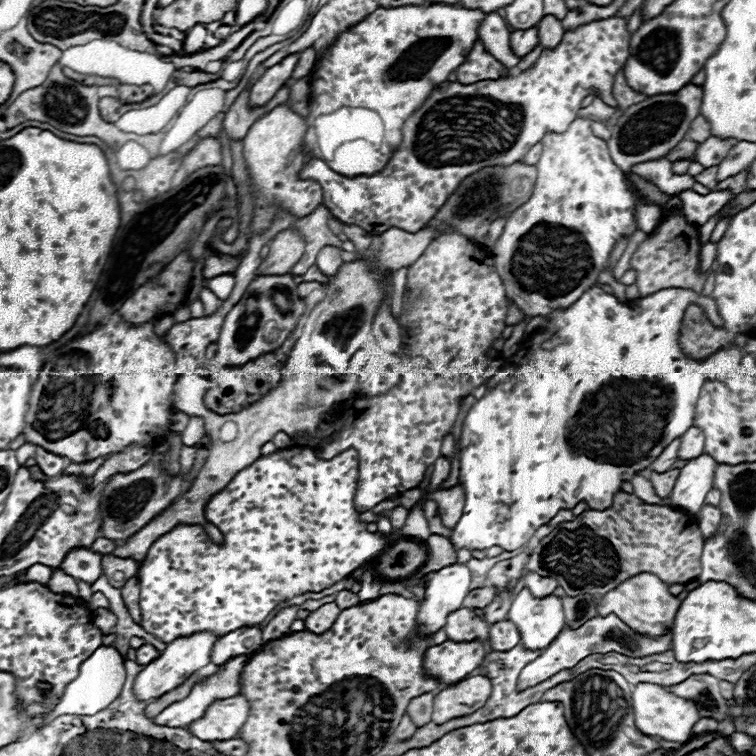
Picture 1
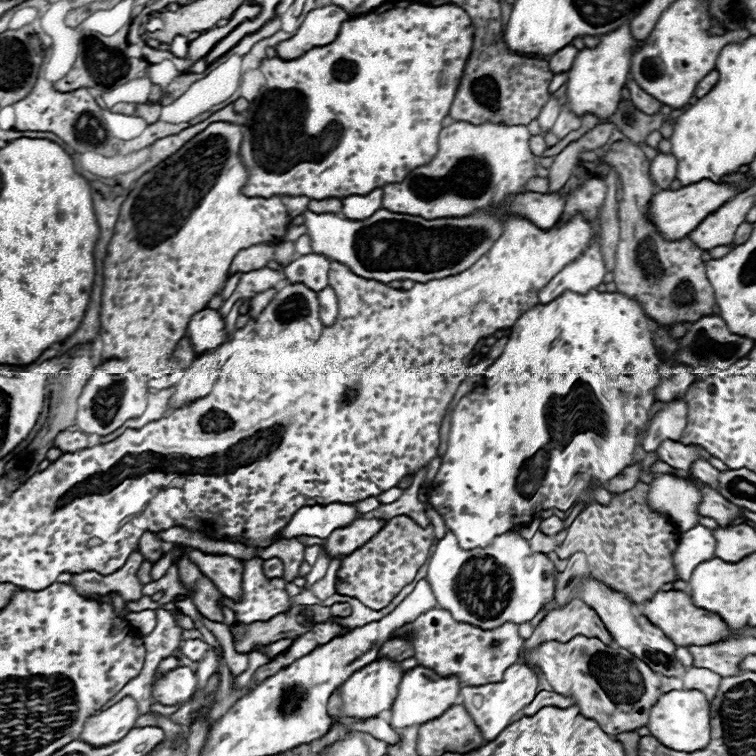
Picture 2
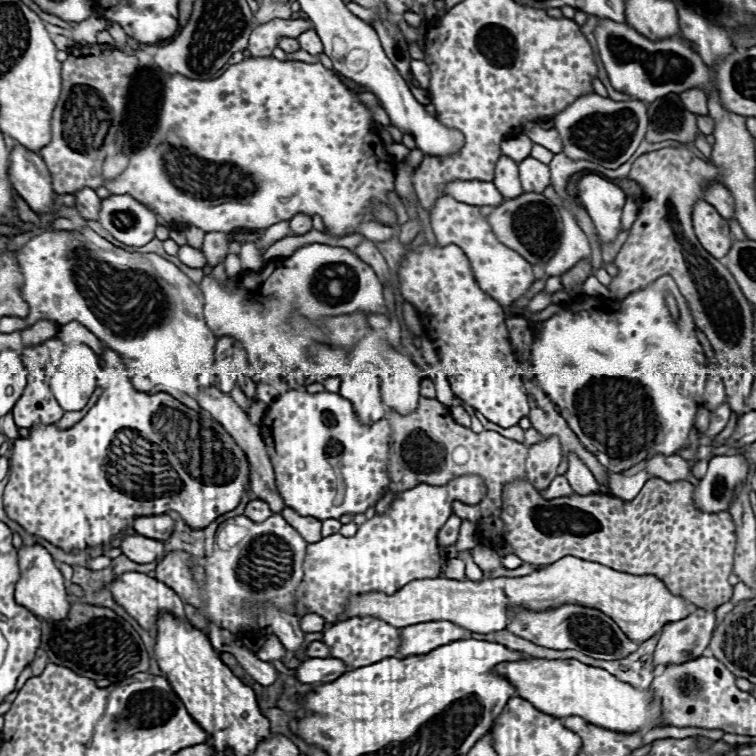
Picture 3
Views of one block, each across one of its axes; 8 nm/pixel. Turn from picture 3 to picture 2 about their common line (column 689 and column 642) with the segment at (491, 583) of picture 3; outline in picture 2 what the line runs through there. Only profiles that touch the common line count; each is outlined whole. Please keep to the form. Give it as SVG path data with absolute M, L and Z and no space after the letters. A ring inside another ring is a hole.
M658 590L650 600L644 602L642 614L652 624L656 624L676 646L692 646L692 644L702 646L702 644L710 644L710 642L716 642L716 640L722 640L728 636L740 636L740 632L728 632L728 628L720 620L720 616L716 616L708 610L702 610L702 608L696 608L692 604L690 596L686 596L684 592L676 592L676 590L670 590L670 592Z

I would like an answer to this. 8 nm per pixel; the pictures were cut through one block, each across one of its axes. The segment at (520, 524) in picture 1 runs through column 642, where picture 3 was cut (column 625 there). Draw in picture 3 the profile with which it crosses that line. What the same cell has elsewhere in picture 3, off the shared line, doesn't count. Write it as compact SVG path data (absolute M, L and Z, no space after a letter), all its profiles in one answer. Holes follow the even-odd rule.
M660 276L658 280L654 280L652 284L648 284L646 288L636 290L636 292L628 294L626 298L622 298L622 302L620 302L620 300L608 300L608 298L606 298L606 300L604 300L604 298L582 298L576 306L566 308L566 310L560 310L558 314L550 316L550 318L544 320L544 322L540 324L540 328L534 332L532 364L534 364L534 374L536 374L536 380L538 380L540 388L546 392L546 396L548 396L552 402L556 402L560 414L564 416L564 420L568 422L568 426L572 428L572 432L580 438L580 442L600 460L600 464L604 464L604 466L606 466L608 470L612 470L612 472L628 470L630 466L634 466L634 464L638 464L638 462L642 462L642 460L646 460L646 458L658 454L658 452L662 452L662 454L666 454L666 456L678 454L678 452L686 446L686 440L688 440L688 434L690 434L692 426L699 429L706 428L709 425L705 422L706 420L696 419L694 424L694 416L696 418L698 413L704 413L706 410L712 412L705 407L704 401L702 403L702 392L704 392L704 384L706 384L706 364L707 367L713 364L706 363L706 356L704 356L702 346L700 346L700 342L698 342L698 338L696 338L694 320L692 320L692 316L690 316L690 310L688 310L688 306L686 306L684 296L680 294L678 286L674 284L674 280L672 280L670 276ZM666 292L670 292L670 294L676 298L676 302L678 302L678 310L680 310L678 326L674 324L674 320L672 320L672 316L670 316L670 312L668 312ZM596 376L608 376L608 378L612 378L612 384L590 384Z

